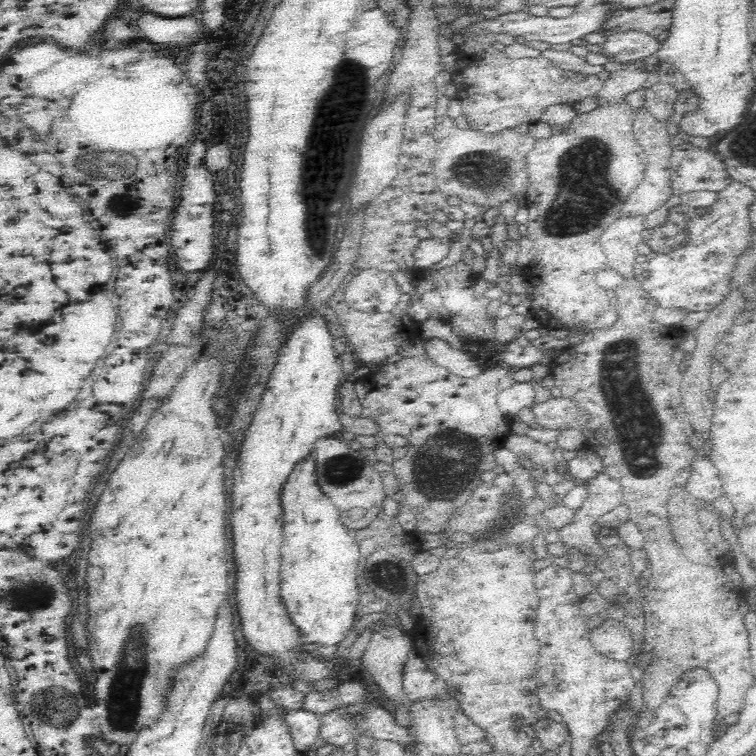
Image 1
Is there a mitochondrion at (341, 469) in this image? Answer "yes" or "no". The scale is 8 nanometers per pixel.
yes

